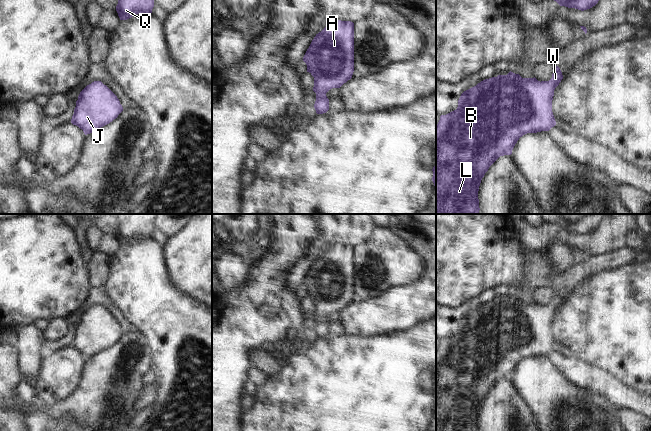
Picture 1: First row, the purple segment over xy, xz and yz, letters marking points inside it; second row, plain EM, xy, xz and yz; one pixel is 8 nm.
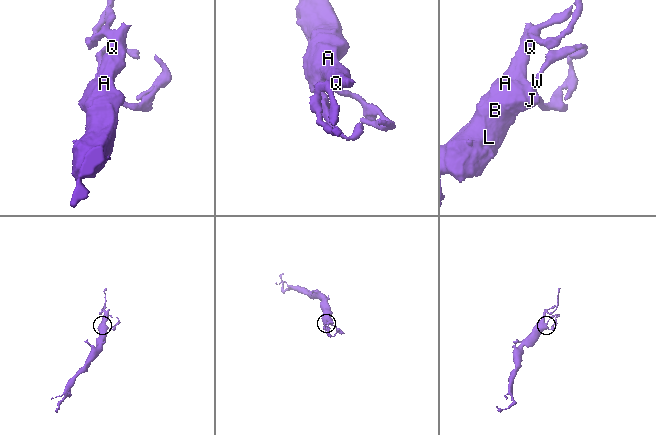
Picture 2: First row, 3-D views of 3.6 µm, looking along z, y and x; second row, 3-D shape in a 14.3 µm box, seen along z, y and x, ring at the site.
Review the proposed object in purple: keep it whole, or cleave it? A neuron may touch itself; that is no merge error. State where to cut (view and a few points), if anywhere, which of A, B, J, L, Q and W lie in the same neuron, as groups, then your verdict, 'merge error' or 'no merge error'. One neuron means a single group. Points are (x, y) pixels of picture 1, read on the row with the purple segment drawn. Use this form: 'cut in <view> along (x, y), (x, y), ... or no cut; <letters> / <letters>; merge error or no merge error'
no cut; A B J L Q W; no merge error

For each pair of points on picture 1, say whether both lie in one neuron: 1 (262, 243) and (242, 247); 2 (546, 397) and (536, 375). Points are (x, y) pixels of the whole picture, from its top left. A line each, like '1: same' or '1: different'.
1: same
2: same

